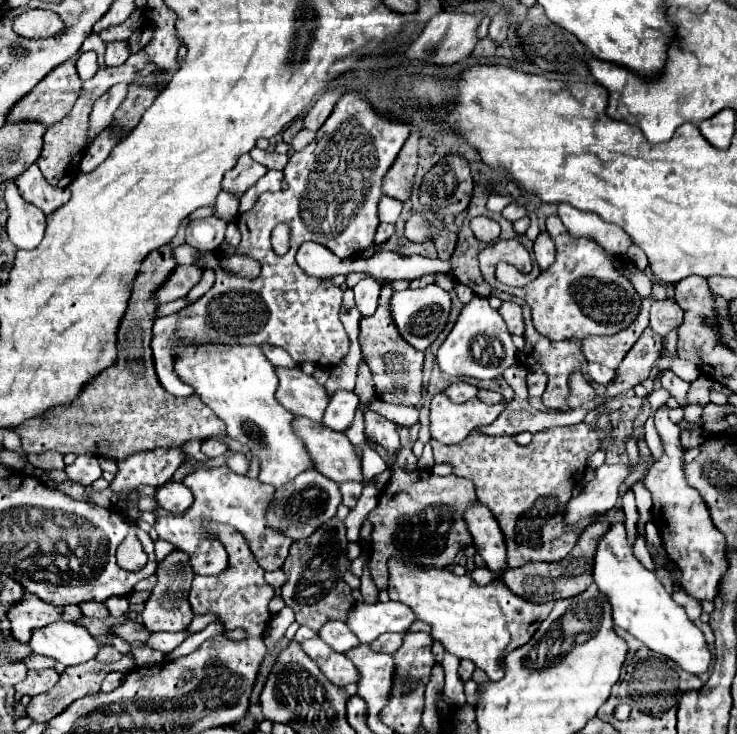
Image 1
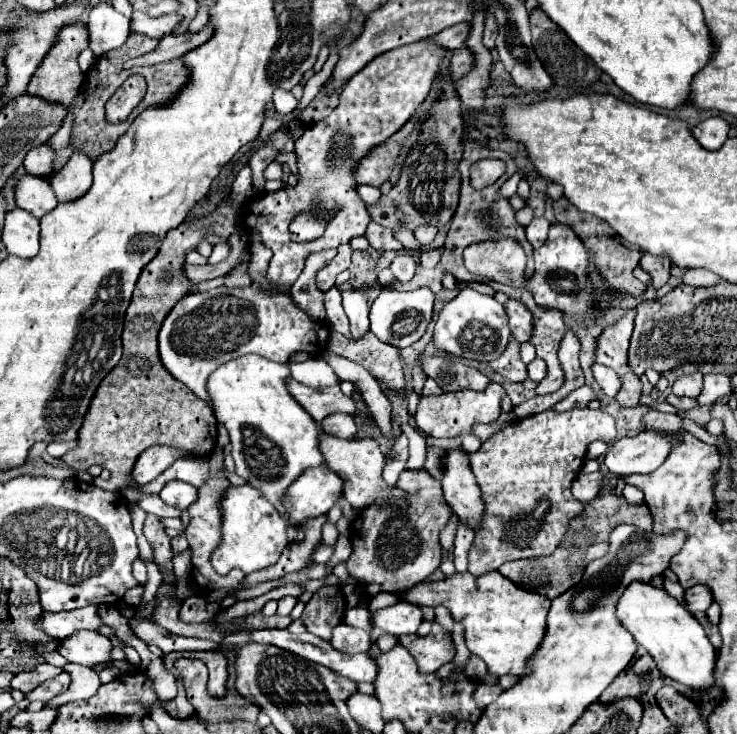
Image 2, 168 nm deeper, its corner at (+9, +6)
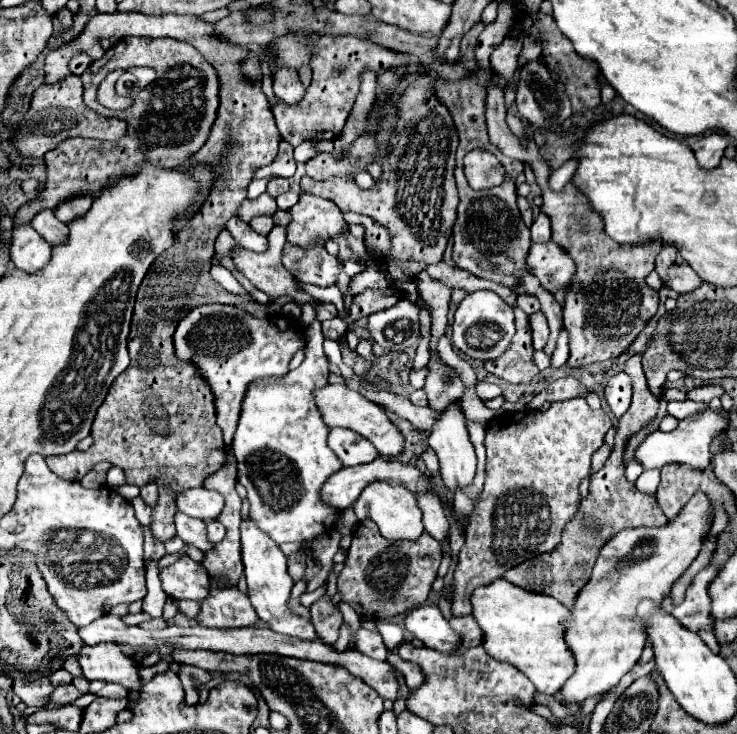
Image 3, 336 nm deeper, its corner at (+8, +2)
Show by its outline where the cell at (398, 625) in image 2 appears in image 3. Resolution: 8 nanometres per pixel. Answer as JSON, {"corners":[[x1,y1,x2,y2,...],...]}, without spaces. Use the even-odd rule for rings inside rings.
{"corners":[[418,606,404,618,404,628,422,640,424,646,448,654,460,642,458,634,448,626,444,616,436,606]]}

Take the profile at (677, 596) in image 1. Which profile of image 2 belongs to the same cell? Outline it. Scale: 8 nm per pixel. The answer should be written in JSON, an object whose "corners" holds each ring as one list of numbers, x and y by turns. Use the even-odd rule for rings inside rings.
{"corners":[[697,584,685,592,691,612,705,612,713,604,713,594,705,584]]}

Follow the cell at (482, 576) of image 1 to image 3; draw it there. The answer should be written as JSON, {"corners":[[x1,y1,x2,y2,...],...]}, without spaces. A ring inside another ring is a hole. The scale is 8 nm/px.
{"corners":[[584,398,554,402,544,412,502,412,490,420,484,440,488,454,488,478,470,518,466,542,458,554,458,566,454,572,456,596,452,602,452,614,456,618,468,616,472,612,470,594,476,586,490,584,492,580,502,578,502,574,512,566,518,566,528,558,552,552,556,544,560,544,564,526,572,520,580,506,580,480,590,472,590,458,602,446,604,434,610,428,610,416,604,410,592,410]]}

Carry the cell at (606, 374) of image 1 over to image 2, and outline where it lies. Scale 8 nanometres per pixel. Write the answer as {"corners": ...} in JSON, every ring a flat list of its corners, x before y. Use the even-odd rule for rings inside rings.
{"corners":[[595,364,595,366,593,366,593,376,595,376,597,384,601,386,601,390,603,390,607,396,611,396,611,398,617,396,619,388,621,388,621,378,619,378,611,368,601,366,601,364]]}

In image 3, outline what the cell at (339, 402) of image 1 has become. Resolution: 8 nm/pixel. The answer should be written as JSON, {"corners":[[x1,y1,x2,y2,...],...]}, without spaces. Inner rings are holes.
{"corners":[[332,428,328,434,328,446,344,466,358,466,378,458,374,444,348,428]]}

